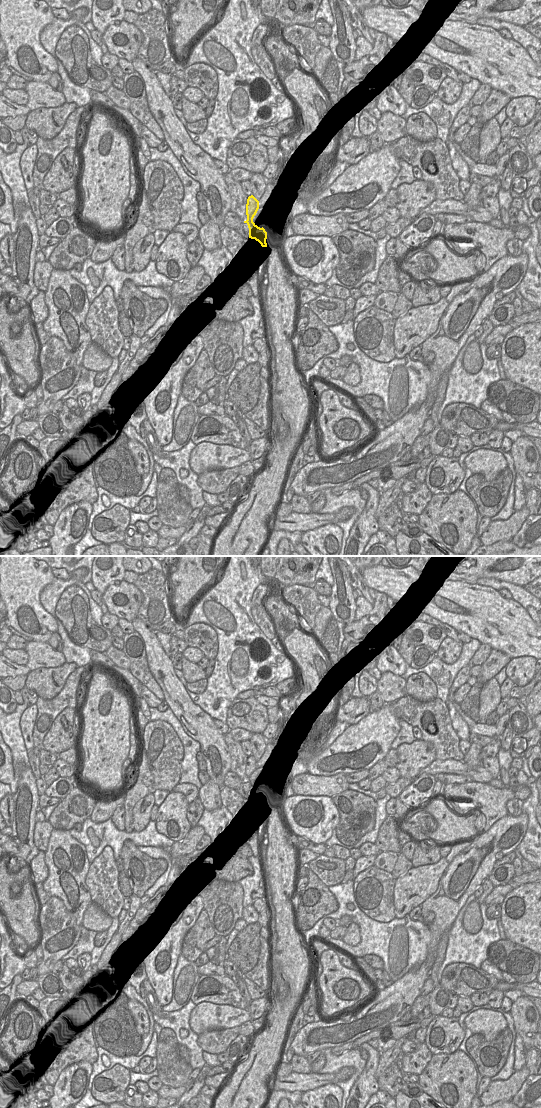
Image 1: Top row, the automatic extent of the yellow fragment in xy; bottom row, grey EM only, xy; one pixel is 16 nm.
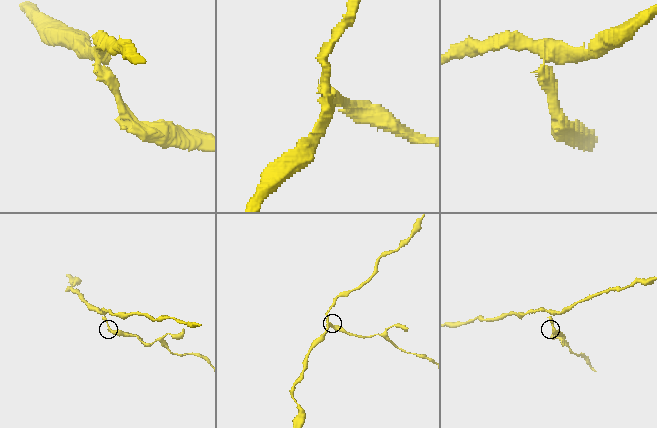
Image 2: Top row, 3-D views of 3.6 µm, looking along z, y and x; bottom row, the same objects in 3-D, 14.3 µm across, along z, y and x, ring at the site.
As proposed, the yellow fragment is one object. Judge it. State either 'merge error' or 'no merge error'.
merge error

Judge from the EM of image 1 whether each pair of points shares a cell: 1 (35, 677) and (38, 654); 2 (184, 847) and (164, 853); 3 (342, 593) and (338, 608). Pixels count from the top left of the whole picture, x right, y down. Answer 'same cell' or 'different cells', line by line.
1: different cells
2: different cells
3: same cell

